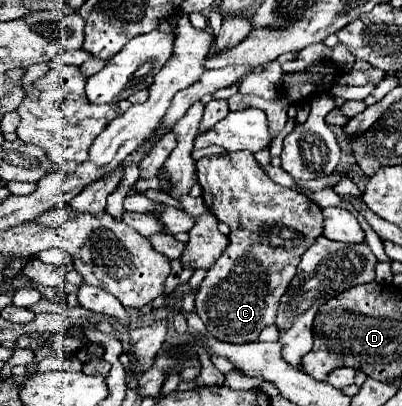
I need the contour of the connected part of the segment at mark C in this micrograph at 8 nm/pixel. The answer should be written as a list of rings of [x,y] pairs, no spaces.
[[[235,151],[235,153],[227,153],[227,155],[221,155],[221,157],[201,157],[197,163],[197,177],[199,177],[199,185],[203,189],[203,199],[205,199],[205,205],[209,207],[209,211],[223,223],[227,223],[231,227],[231,233],[229,233],[229,247],[225,249],[225,253],[219,257],[219,261],[213,265],[213,269],[207,271],[207,277],[203,279],[201,287],[197,289],[197,295],[195,295],[195,311],[197,315],[203,319],[205,323],[205,329],[207,333],[211,335],[233,335],[237,341],[235,343],[249,343],[249,341],[257,341],[257,335],[269,327],[269,325],[275,325],[275,317],[277,317],[277,305],[279,305],[279,299],[281,295],[285,293],[289,281],[293,279],[295,271],[297,271],[297,265],[303,257],[303,253],[315,243],[315,239],[323,233],[323,215],[321,215],[321,207],[317,203],[313,203],[307,195],[295,191],[295,189],[287,189],[283,185],[277,185],[263,169],[261,165],[255,161],[253,153],[249,151]]]

